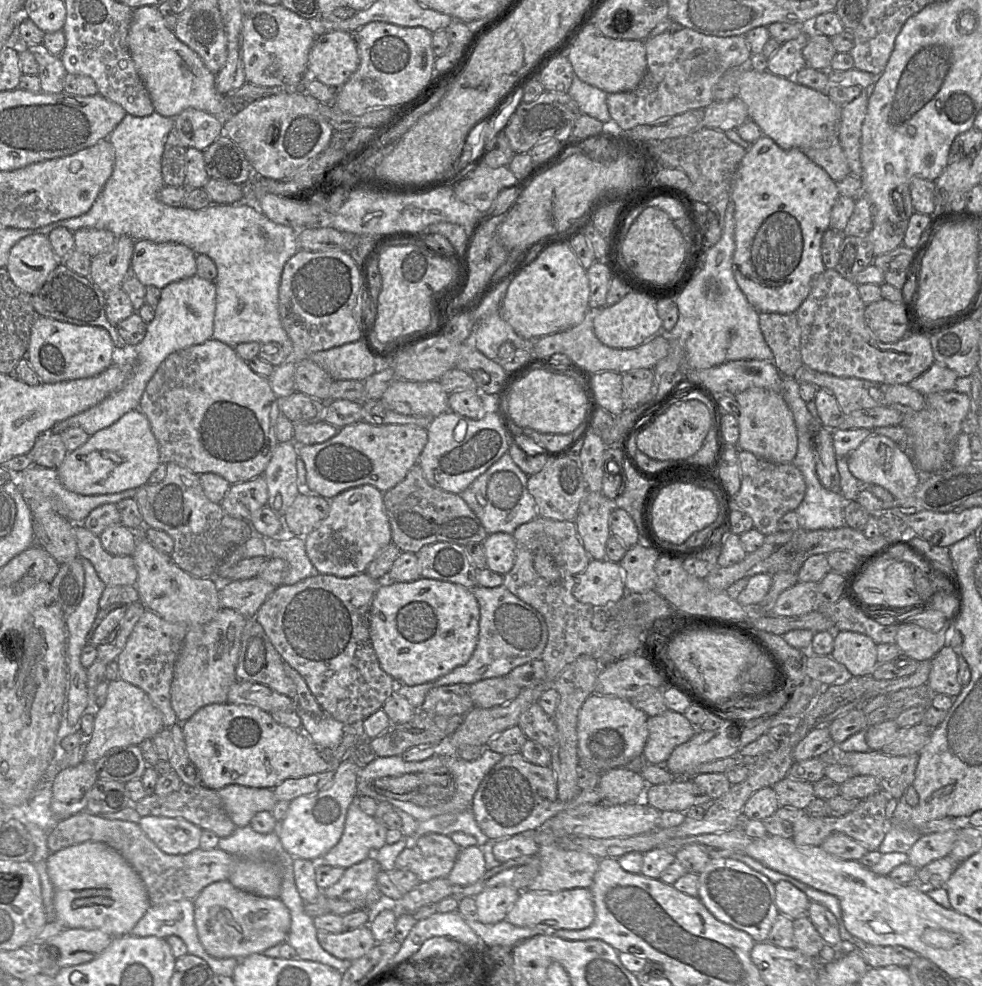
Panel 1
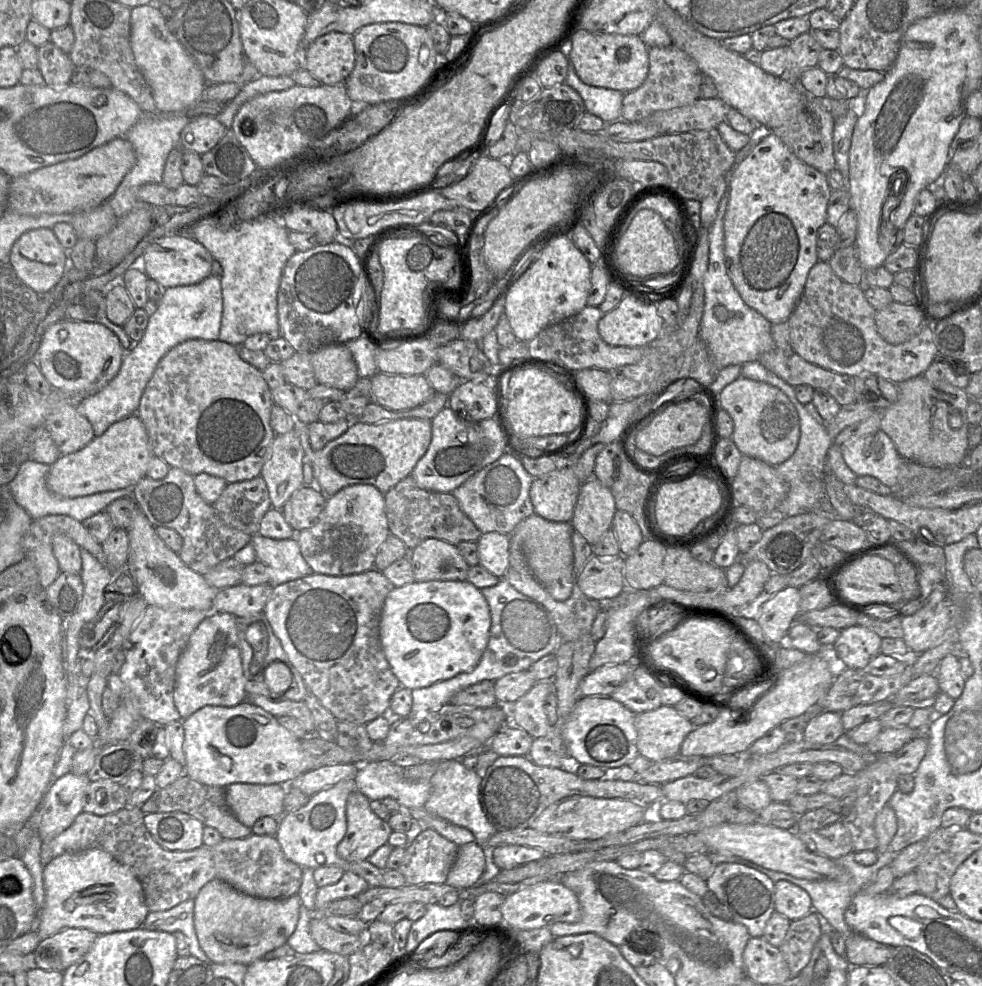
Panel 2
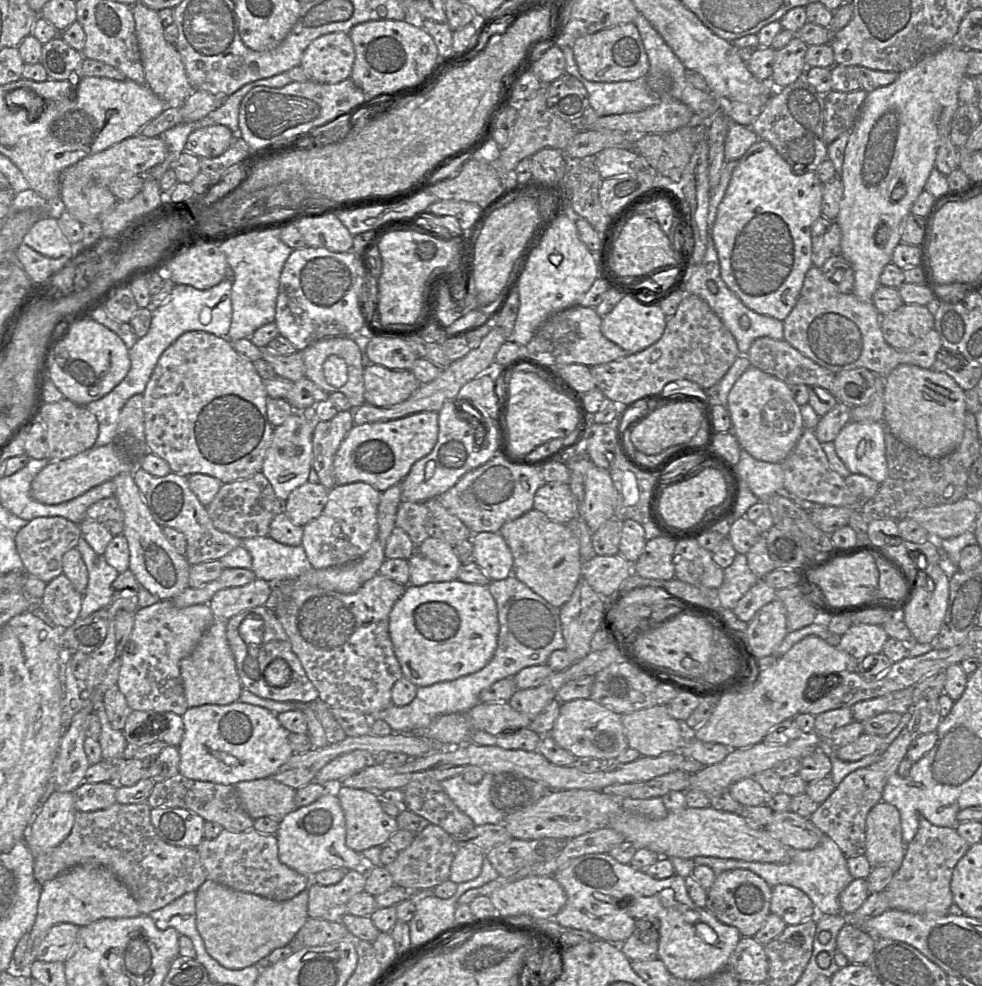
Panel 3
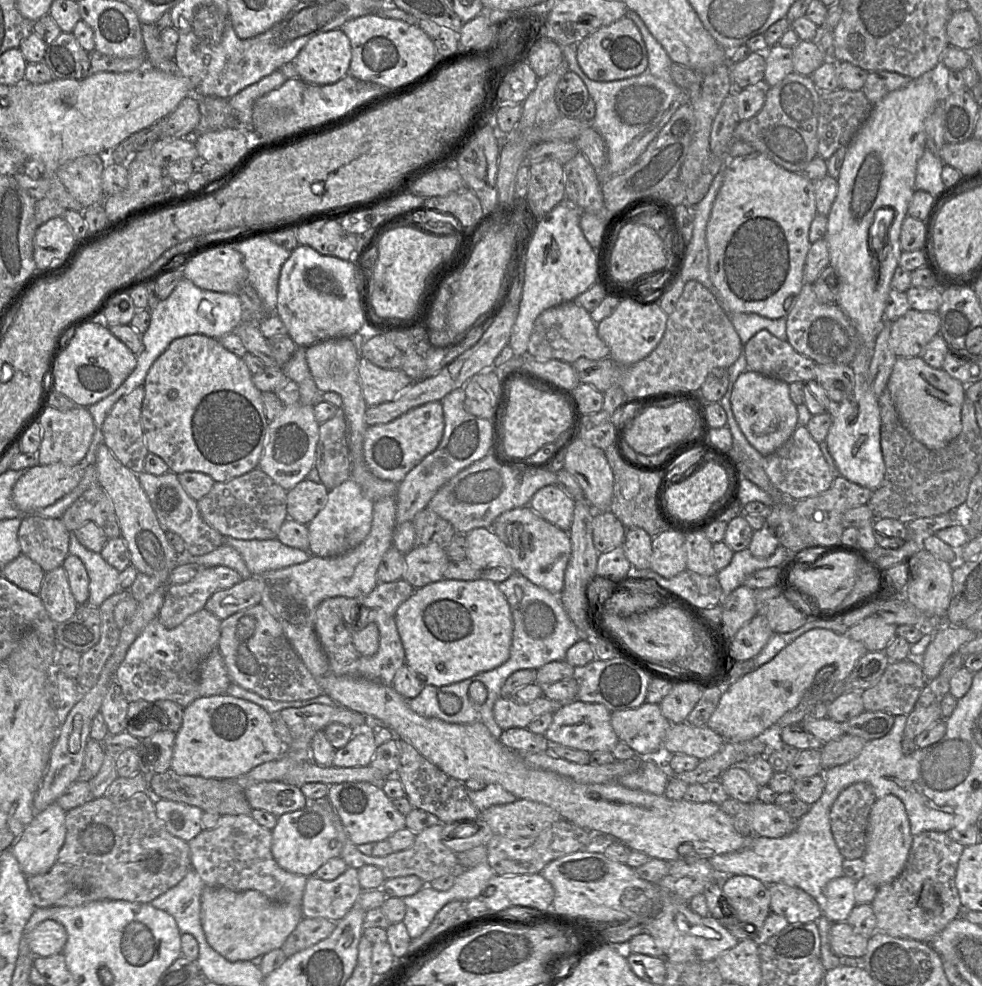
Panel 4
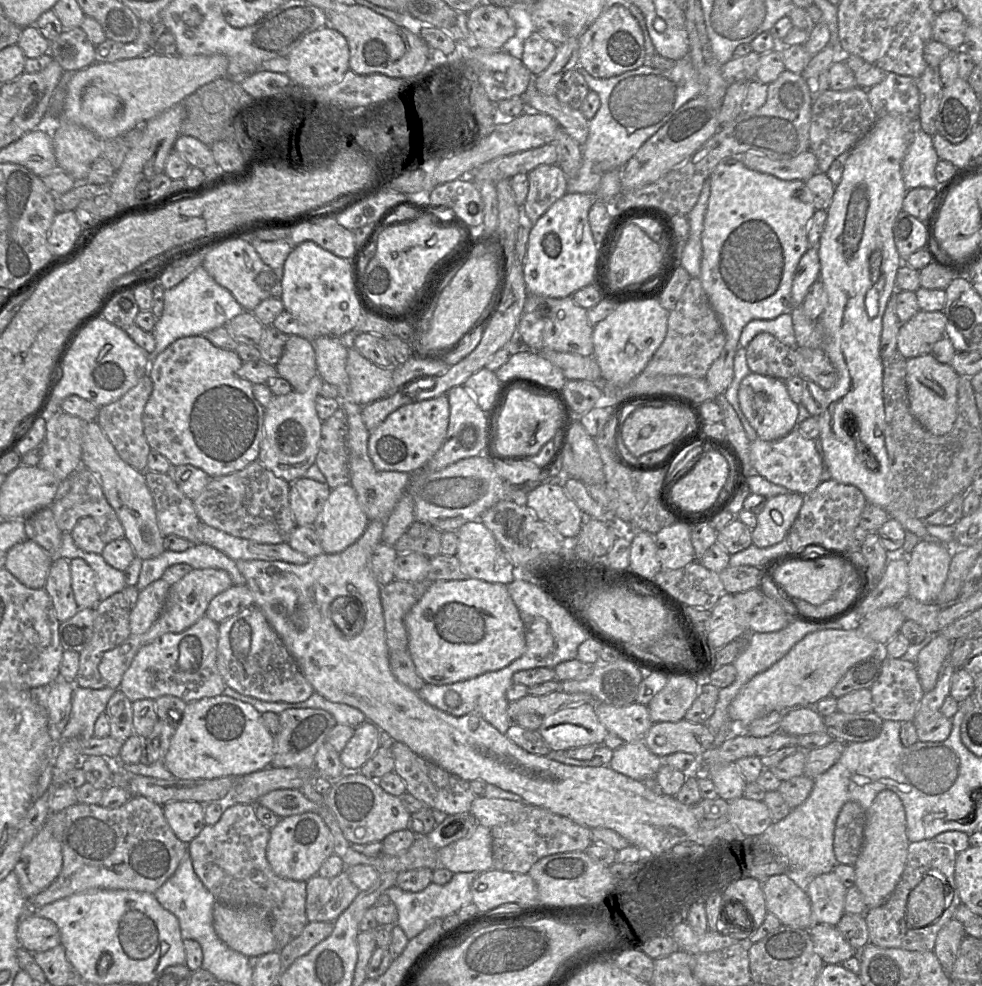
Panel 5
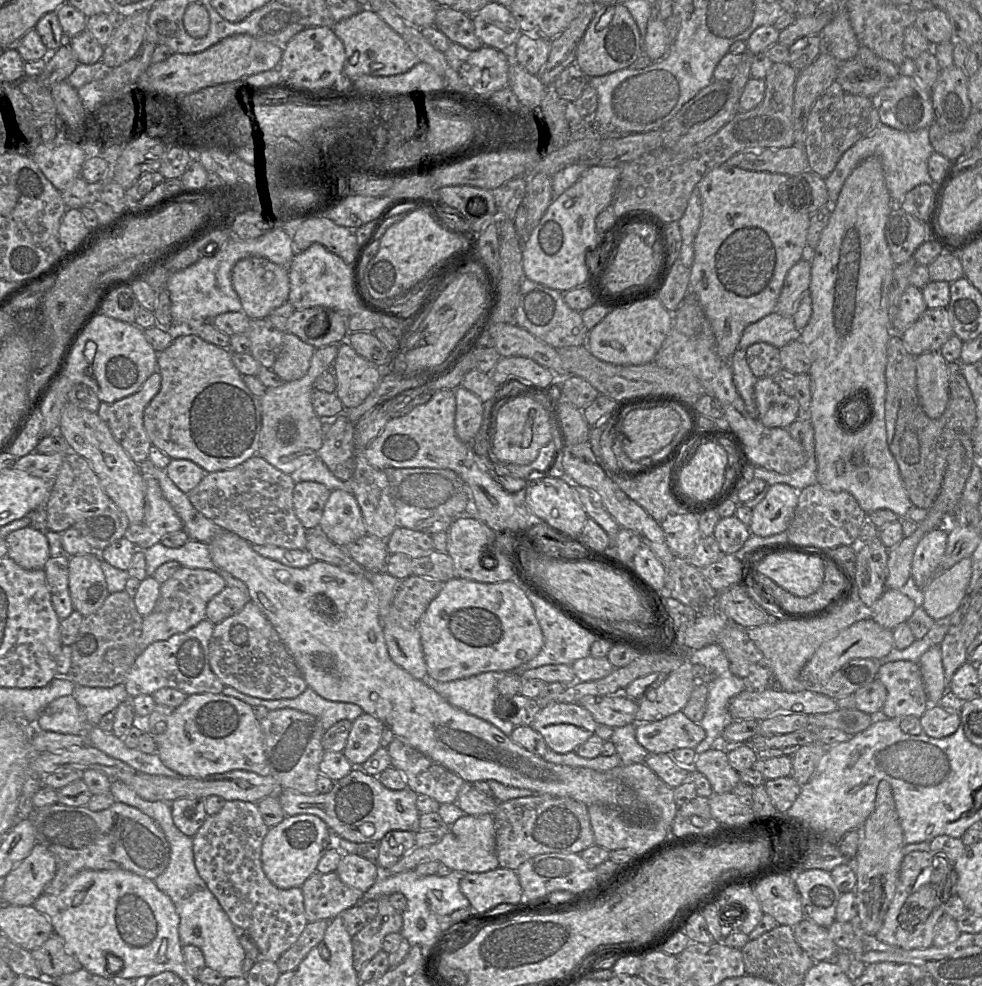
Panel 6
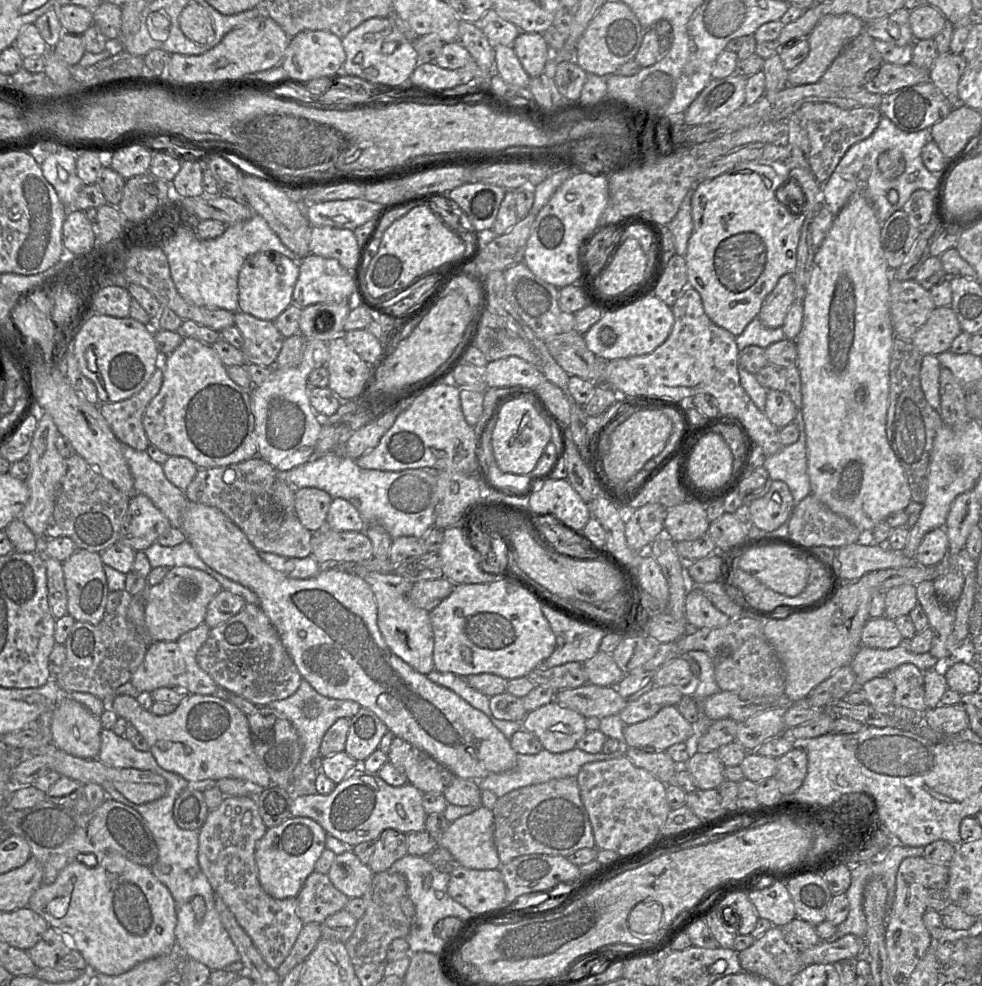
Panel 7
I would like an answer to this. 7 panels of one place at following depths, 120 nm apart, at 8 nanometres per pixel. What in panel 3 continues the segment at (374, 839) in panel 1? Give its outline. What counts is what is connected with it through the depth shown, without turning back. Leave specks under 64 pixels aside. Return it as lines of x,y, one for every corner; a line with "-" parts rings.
337,785
336,788
331,788
331,790
335,792
344,812
346,823
345,843
351,850
362,853
374,846
384,846
388,843
391,835
399,830
396,818
383,811
378,793
342,785

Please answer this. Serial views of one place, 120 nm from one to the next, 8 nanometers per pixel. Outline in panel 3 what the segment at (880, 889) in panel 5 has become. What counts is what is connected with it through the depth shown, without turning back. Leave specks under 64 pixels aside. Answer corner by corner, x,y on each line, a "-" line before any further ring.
882,800
870,810
866,819
865,855
872,868
900,867
905,852
900,812

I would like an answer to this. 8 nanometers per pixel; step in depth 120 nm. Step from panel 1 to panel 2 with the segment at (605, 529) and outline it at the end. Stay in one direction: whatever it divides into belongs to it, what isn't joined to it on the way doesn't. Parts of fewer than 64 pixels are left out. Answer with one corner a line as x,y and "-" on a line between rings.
592,477
581,486
570,523
590,545
596,545
612,529
616,511
611,489

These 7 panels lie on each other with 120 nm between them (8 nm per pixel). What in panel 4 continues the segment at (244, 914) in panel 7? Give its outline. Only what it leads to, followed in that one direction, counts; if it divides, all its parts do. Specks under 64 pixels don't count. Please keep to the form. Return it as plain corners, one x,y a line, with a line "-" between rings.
223,815
213,829
203,829
188,842
191,868
208,886
224,887
233,891
256,890
270,900
302,907
308,877
290,873
281,868
272,855
272,832
259,825
251,815

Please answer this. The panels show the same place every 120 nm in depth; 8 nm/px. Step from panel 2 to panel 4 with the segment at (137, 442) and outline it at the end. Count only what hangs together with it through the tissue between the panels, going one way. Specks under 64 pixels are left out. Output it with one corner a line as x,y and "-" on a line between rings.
82,462
75,466
61,463
35,465
16,481
12,489
12,499
22,514
36,513
39,509
52,505
57,500
71,492
82,478

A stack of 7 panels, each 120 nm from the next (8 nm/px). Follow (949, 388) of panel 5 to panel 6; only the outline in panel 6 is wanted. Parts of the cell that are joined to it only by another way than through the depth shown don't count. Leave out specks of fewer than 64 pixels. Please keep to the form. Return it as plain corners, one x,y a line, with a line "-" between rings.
939,351
916,357
916,385
921,406
931,419
940,418
949,401
948,362

